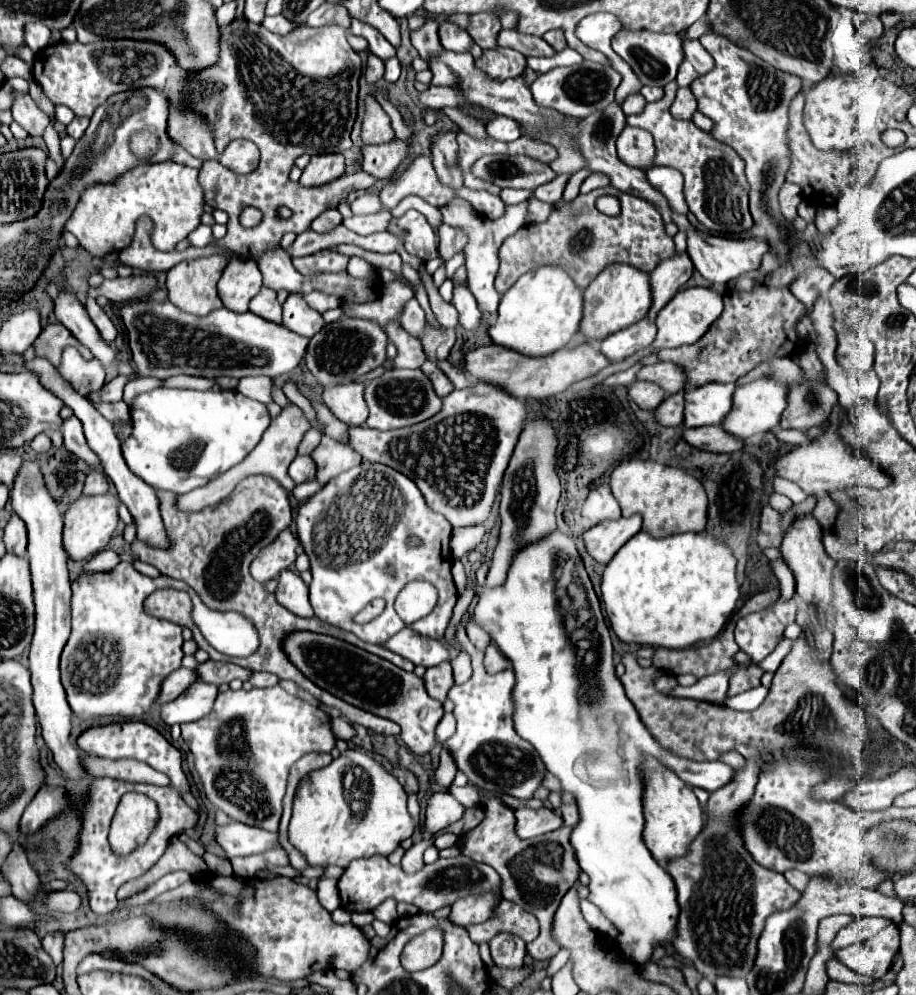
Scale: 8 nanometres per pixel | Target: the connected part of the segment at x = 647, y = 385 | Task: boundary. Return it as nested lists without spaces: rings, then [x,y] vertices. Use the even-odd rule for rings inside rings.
[[[633,382],[631,388],[629,388],[629,396],[641,408],[655,410],[663,402],[665,390],[659,384],[655,384],[655,382]]]

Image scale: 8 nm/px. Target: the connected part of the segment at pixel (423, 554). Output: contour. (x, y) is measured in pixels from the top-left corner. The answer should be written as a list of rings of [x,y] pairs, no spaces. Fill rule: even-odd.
[[[361,462],[327,482],[323,490],[301,504],[297,534],[311,560],[313,582],[309,584],[309,598],[319,620],[353,632],[365,642],[385,644],[385,640],[407,626],[393,608],[397,594],[405,584],[425,580],[437,588],[439,600],[431,614],[409,624],[409,628],[429,638],[443,640],[443,632],[457,602],[457,588],[451,578],[451,524],[445,516],[427,506],[411,478],[385,464]],[[413,536],[419,538],[419,546],[409,546],[409,538]],[[387,564],[395,566],[395,578],[385,576],[383,568]],[[373,598],[385,598],[385,612],[369,624],[355,624],[355,614]]]

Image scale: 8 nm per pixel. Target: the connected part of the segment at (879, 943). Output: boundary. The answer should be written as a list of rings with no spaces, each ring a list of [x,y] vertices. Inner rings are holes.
[[[889,926],[879,934],[871,936],[869,940],[837,950],[835,958],[863,976],[881,978],[889,972],[891,958],[897,954],[897,950],[899,950],[897,928]]]

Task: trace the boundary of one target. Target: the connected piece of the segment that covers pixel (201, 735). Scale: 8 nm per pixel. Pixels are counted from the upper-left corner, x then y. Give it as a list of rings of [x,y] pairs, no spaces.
[[[271,686],[271,688],[253,688],[253,690],[227,690],[227,692],[219,692],[217,700],[215,700],[215,706],[213,710],[203,716],[201,720],[197,722],[191,722],[191,724],[181,724],[181,732],[183,732],[183,740],[187,742],[189,750],[193,752],[195,756],[195,770],[199,772],[201,776],[201,782],[203,782],[203,788],[205,788],[205,794],[207,798],[211,800],[213,806],[221,808],[231,820],[237,820],[237,822],[243,822],[243,824],[251,824],[251,826],[259,826],[259,828],[265,828],[269,832],[279,832],[279,820],[281,820],[281,802],[283,802],[283,796],[285,796],[285,786],[287,786],[287,776],[289,776],[289,768],[305,754],[309,752],[331,752],[335,748],[335,734],[331,730],[331,718],[319,708],[319,706],[313,706],[309,702],[303,702],[299,698],[293,698],[289,696],[281,686]]]

